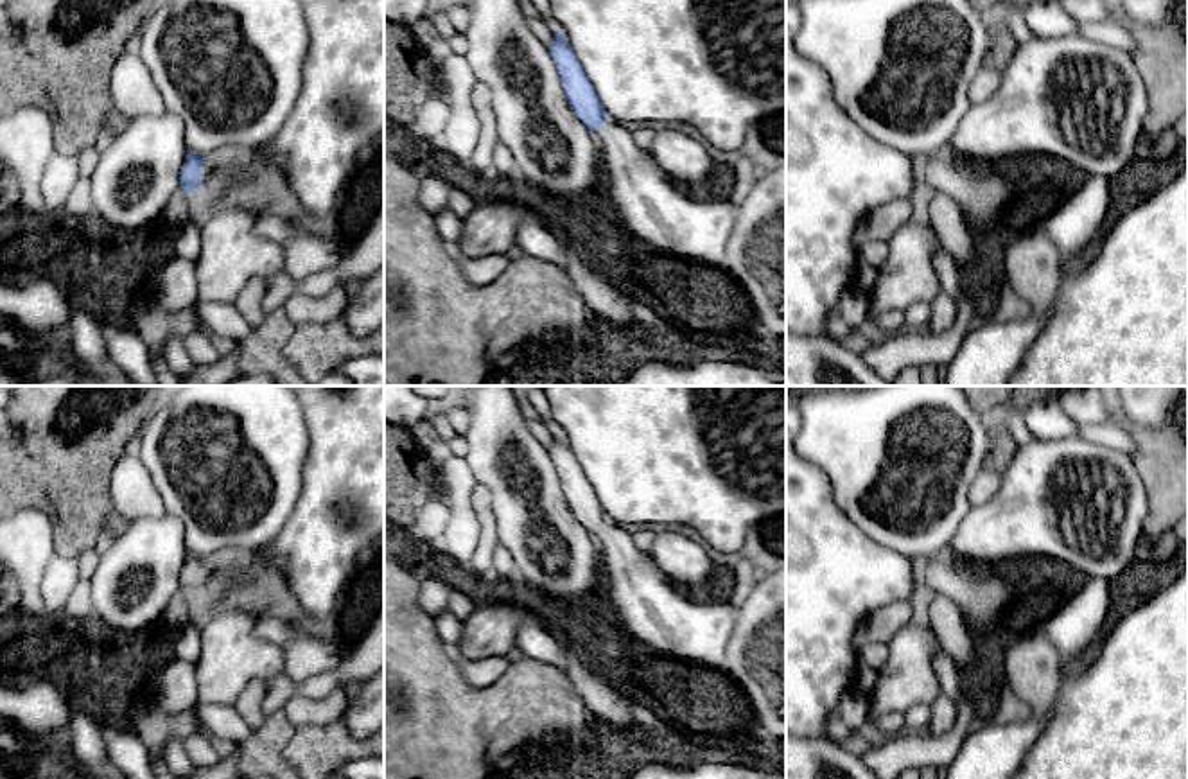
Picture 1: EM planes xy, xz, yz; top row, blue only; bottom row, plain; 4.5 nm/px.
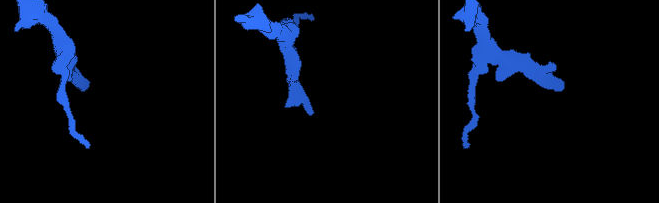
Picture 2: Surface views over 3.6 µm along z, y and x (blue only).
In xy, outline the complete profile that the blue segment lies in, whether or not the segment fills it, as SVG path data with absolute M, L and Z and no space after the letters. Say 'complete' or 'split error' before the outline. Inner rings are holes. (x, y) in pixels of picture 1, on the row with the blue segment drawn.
split error | M187 153L179 172L179 183L181 183L183 194L192 192L196 188L206 190L217 169L219 165L215 158L203 160L192 153Z

